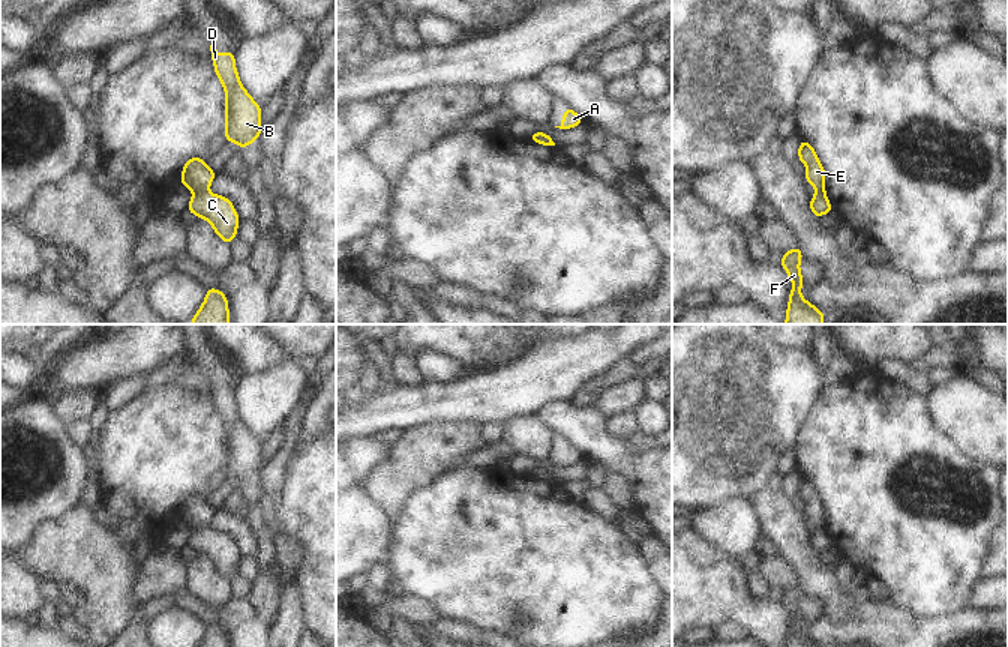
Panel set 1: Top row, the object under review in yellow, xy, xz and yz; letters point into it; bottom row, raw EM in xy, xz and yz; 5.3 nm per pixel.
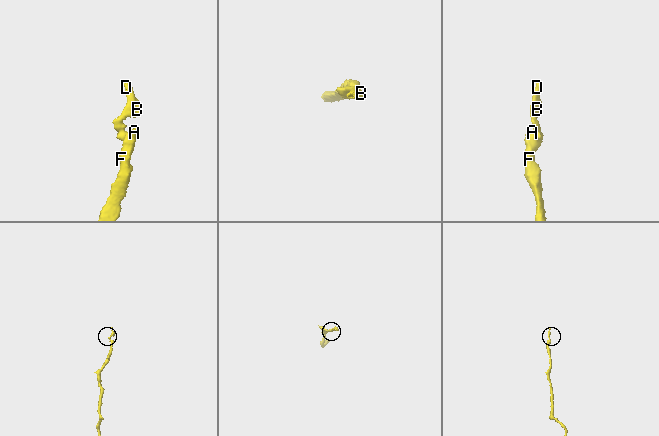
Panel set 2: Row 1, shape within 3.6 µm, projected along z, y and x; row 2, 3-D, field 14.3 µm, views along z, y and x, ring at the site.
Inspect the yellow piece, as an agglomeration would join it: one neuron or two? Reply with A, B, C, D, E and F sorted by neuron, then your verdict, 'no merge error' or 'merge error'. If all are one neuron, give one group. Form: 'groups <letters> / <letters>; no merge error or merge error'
groups A C F / B D E; merge error

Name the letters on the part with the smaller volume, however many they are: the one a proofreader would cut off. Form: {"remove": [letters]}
{"remove": ["B", "D", "E"]}

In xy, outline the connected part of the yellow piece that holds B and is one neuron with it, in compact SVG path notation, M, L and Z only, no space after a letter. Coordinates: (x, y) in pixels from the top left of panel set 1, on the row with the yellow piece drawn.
M210 45L212 66L226 93L225 101L225 141L234 141L240 149L252 144L261 134L261 107L250 98L242 86L236 71L232 51L224 56Z

